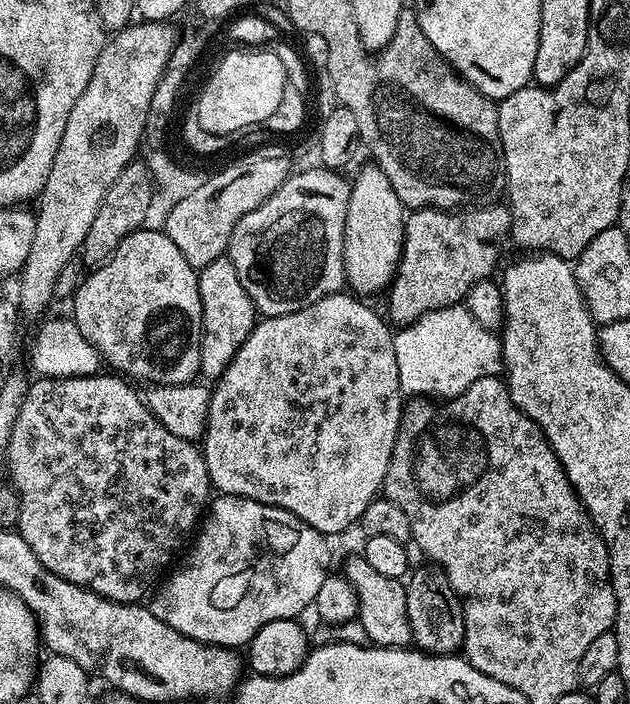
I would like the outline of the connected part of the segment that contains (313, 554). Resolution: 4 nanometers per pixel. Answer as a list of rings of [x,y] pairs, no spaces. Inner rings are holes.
[[[217,495],[203,513],[184,565],[159,585],[160,593],[150,607],[162,622],[174,626],[178,634],[203,644],[243,649],[266,622],[299,617],[299,612],[307,608],[309,611],[315,605],[318,590],[330,575],[328,544],[324,540],[327,540],[325,533],[314,530],[285,508],[241,496]]]

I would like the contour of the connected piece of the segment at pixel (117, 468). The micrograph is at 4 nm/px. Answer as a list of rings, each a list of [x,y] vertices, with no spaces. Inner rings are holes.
[[[116,374],[104,375],[45,376],[33,379],[33,384],[31,381],[27,385],[22,410],[18,410],[18,418],[10,434],[6,475],[20,499],[20,537],[28,543],[30,550],[34,550],[38,562],[42,562],[42,566],[46,566],[54,574],[66,578],[66,582],[77,584],[79,588],[86,588],[119,604],[135,604],[145,599],[143,596],[147,594],[148,587],[161,579],[160,571],[171,562],[172,555],[180,547],[185,547],[186,541],[193,535],[209,503],[208,492],[213,491],[213,486],[208,477],[203,451],[193,441],[178,438],[178,434],[170,434],[170,430],[166,430],[166,426],[162,426],[162,422],[154,418],[154,414],[144,402],[143,395],[139,391],[135,392],[127,379]]]

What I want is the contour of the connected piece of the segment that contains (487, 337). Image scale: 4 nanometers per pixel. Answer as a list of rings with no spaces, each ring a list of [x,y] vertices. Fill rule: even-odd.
[[[455,304],[422,314],[393,335],[394,358],[398,358],[401,393],[412,398],[451,398],[462,394],[478,378],[495,376],[502,368],[501,337],[486,330],[466,306]]]

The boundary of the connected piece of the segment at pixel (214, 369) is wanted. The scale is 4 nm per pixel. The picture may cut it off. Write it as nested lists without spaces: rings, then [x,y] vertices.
[[[227,255],[214,258],[210,266],[199,269],[198,275],[200,278],[198,294],[202,310],[199,375],[215,378],[224,373],[226,366],[234,358],[234,354],[238,354],[242,342],[250,338],[252,329],[258,323],[258,313],[255,302],[250,298],[250,294],[246,294],[232,261]]]

